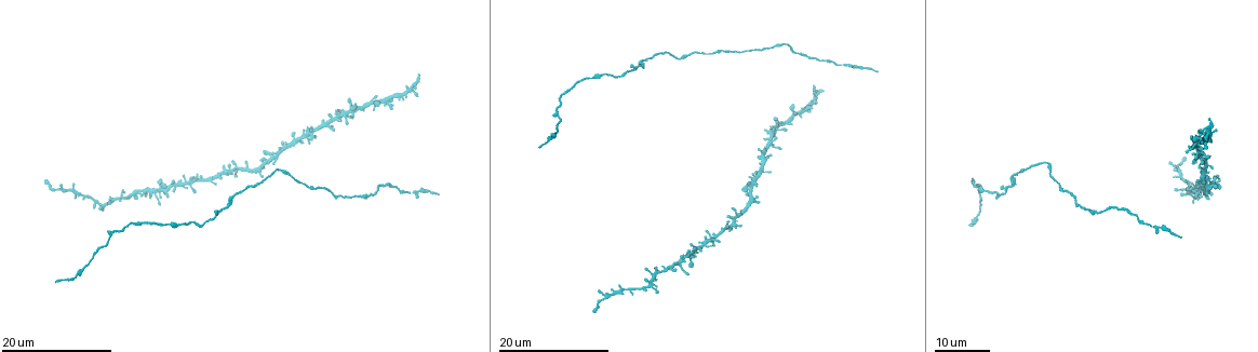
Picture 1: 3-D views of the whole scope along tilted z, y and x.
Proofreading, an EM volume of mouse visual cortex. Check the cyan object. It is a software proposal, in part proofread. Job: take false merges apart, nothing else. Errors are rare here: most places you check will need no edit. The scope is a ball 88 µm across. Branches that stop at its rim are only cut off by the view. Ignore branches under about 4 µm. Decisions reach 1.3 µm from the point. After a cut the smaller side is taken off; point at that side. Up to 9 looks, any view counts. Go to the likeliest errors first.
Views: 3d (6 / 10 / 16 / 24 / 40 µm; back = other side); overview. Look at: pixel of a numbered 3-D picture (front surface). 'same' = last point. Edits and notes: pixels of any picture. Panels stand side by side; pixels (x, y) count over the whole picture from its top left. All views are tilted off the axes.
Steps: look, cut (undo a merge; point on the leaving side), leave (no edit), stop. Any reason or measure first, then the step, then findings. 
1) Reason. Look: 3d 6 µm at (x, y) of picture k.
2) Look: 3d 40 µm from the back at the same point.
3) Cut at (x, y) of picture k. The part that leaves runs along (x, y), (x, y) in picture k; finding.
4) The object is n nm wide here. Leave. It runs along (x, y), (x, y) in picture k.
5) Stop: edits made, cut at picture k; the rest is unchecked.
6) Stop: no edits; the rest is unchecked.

Narrows sharply. Look: 3d 24 µm at (624, 291) of picture 1.

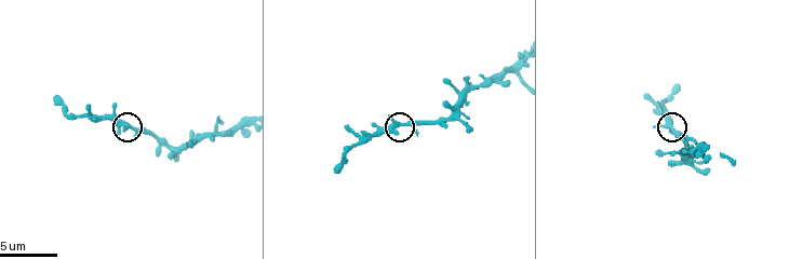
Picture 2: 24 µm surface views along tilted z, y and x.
Look: 3d 10 µm at (404, 126) of picture 2.

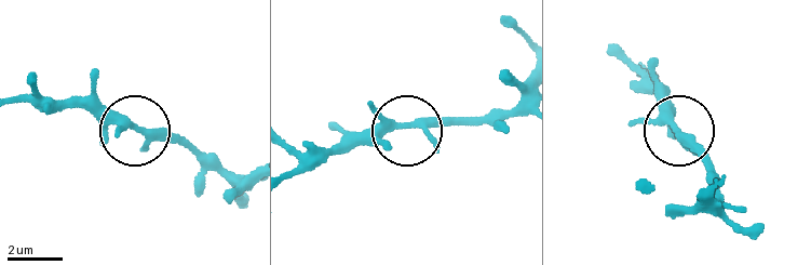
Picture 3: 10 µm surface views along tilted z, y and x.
Leave. It runs along (246, 173), (219, 170), (185, 147), (78, 107) in picture 3; continuous, no second cell.

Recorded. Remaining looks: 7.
Looks like a crossing. Look: 3d 16 µm at (776, 130) of picture 1.

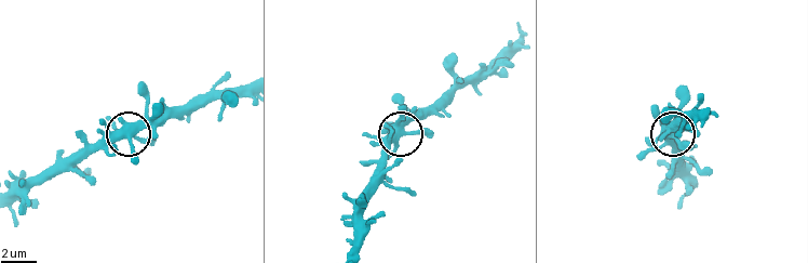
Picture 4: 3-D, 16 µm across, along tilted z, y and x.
Look: 3d 6 µm at the same point.

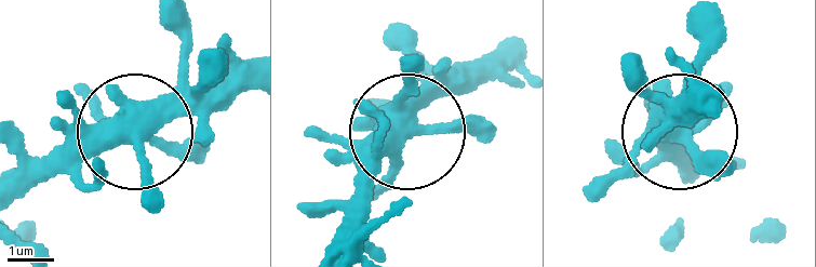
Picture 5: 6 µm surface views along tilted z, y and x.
5 arms meet here. Leave. All the same cell.

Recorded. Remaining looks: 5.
Sudden change in width. Look: 3d 16 µm at (228, 206) of picture 1.

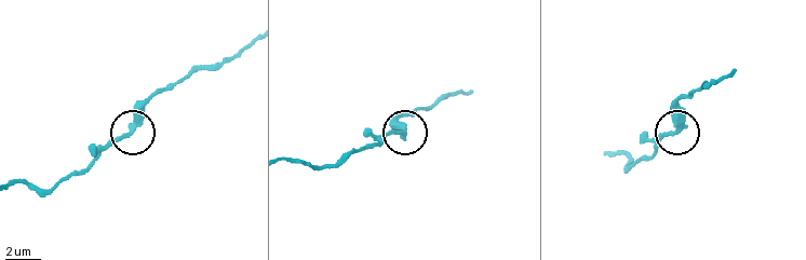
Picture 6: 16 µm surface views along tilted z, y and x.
Look: 3d 6 µm at (404, 132) of picture 6.

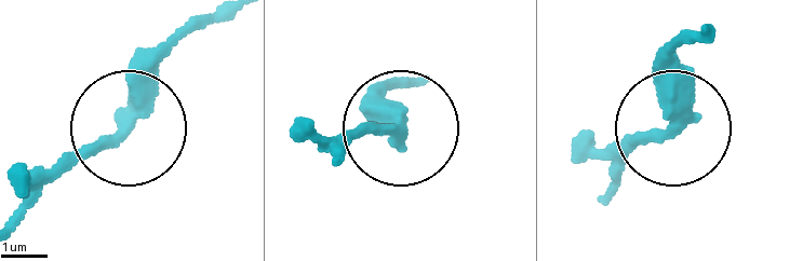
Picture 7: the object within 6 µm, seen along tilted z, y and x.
The object is 360 nm wide here. Leave. It runs along (227, 10), (176, 45), (151, 101), (122, 129), (12, 184) in picture 7; one cell here.

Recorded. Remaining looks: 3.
Thick turns thin. Look: 3d 24 µm at (583, 78) of picture 1.

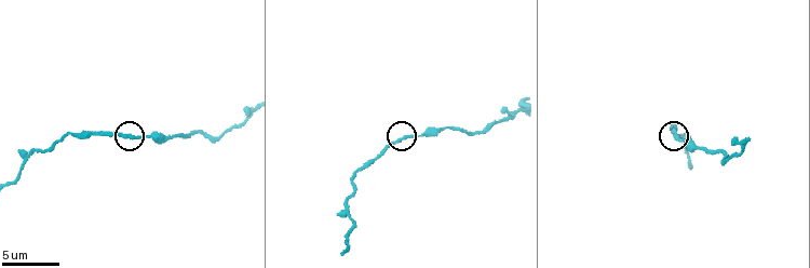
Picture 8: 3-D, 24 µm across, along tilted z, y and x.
Look: 3d 6 µm at (674, 137) of picture 8.

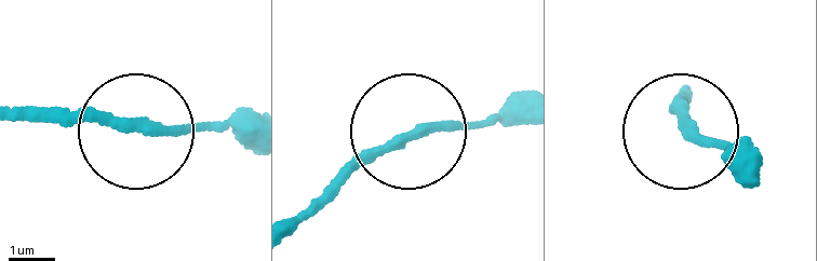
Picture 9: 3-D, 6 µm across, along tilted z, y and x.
The object is 210 nm wide here. Leave. It runs along (244, 131), (26, 115) in picture 9; one cell here.

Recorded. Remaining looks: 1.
Stop: no edits; the rest is unchecked.

